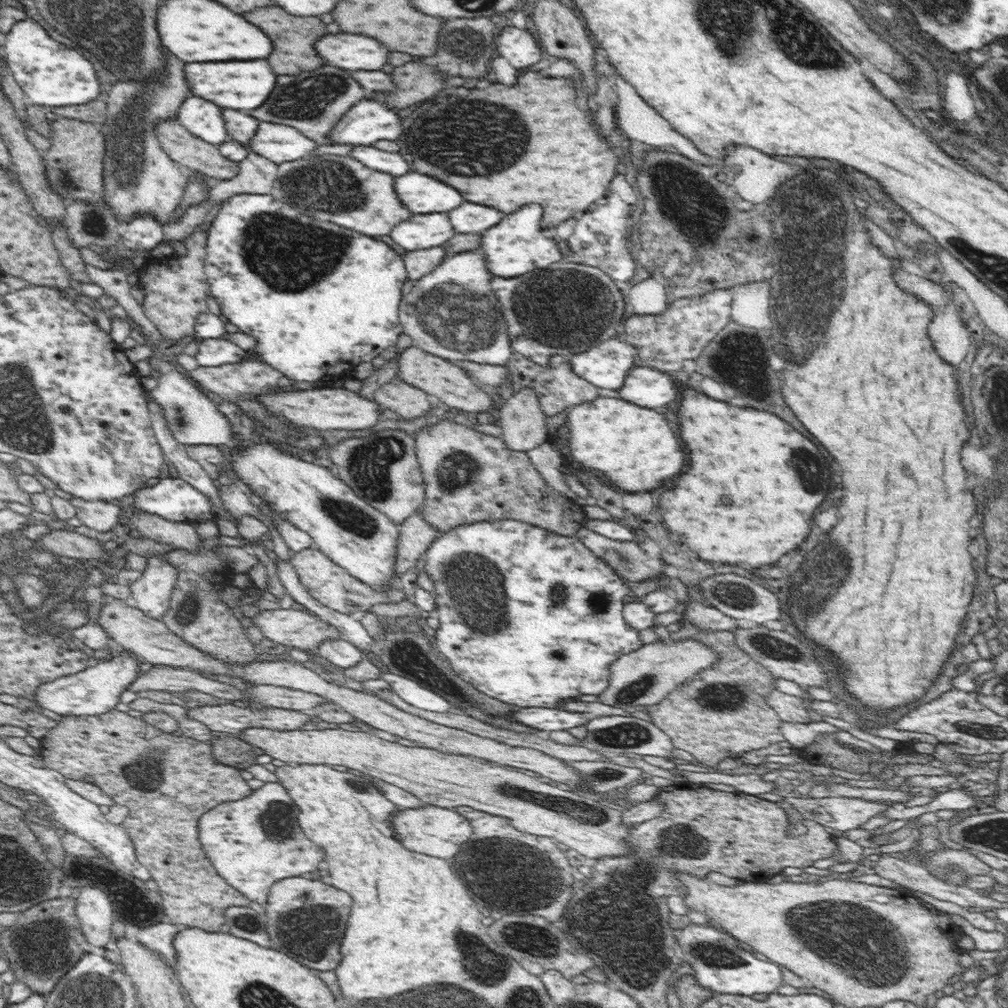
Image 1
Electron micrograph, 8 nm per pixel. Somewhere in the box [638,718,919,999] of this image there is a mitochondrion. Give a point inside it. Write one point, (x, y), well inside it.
(868, 947)

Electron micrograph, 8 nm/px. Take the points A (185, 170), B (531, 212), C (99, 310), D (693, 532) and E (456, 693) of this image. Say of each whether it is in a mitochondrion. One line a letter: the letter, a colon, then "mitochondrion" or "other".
A: other
B: other
C: other
D: other
E: mitochondrion

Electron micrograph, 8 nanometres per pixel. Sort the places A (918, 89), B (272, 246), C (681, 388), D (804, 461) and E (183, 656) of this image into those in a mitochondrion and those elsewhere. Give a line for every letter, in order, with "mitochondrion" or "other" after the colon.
A: other
B: mitochondrion
C: other
D: mitochondrion
E: other

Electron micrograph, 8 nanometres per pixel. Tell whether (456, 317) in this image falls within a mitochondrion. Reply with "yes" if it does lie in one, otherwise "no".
yes

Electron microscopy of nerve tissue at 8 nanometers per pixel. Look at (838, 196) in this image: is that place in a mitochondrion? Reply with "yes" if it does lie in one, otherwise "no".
yes

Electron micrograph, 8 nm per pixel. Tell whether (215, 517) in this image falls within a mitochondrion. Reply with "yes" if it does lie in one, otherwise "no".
no

